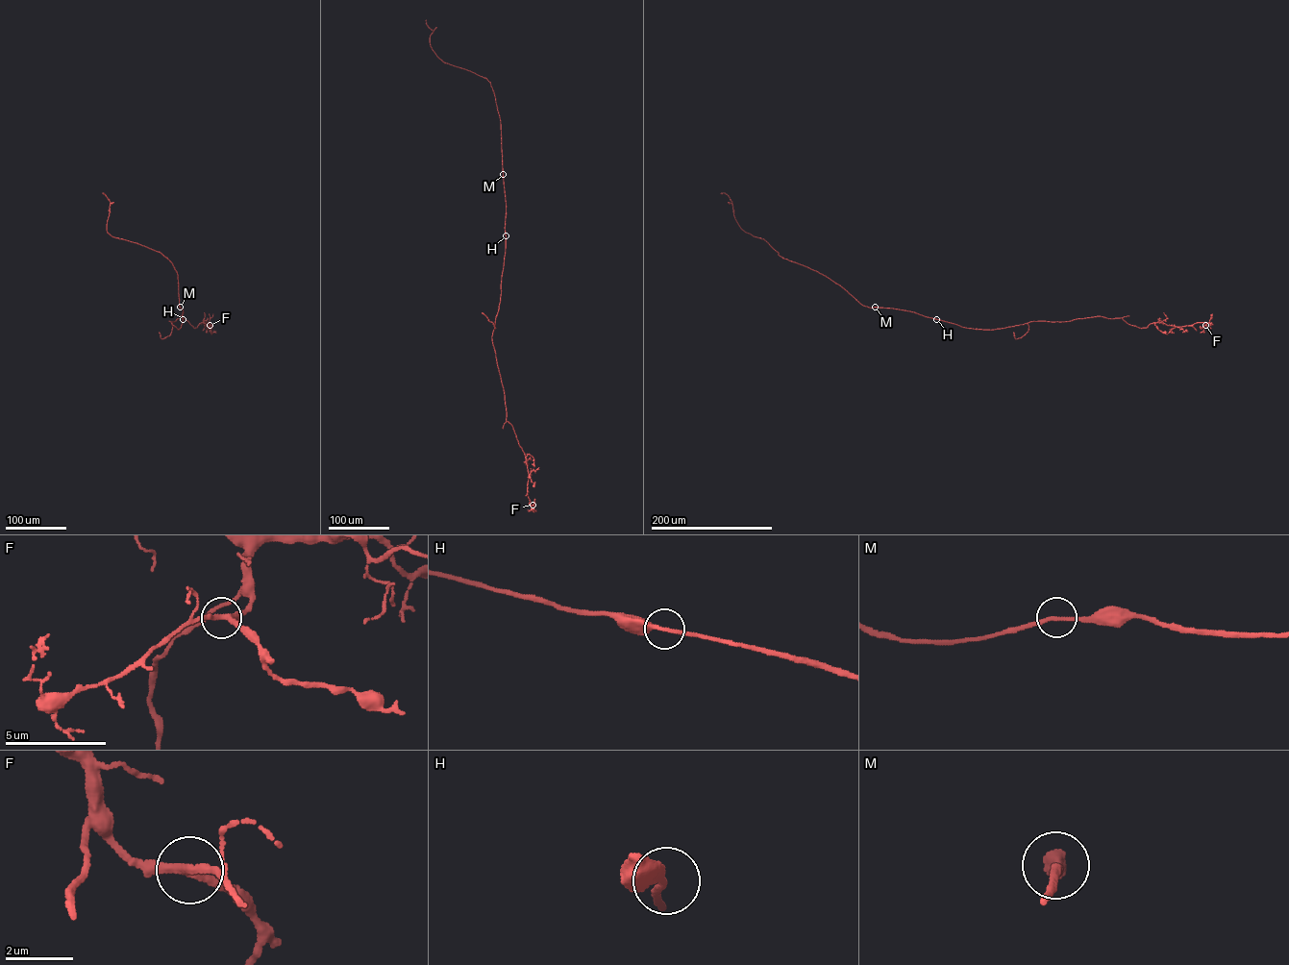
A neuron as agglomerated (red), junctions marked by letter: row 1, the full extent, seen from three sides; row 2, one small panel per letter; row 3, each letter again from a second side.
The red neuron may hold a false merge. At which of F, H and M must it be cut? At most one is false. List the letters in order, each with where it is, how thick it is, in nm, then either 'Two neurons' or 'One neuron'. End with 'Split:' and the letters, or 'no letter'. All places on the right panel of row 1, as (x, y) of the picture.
F: Place: (1205, 325). Thickness 240 nm. One neuron
H: Place: (936, 319). Thickness 260 nm. One neuron
M: Place: (875, 307). Thickness 200 nm. One neuron
Split: no letter

